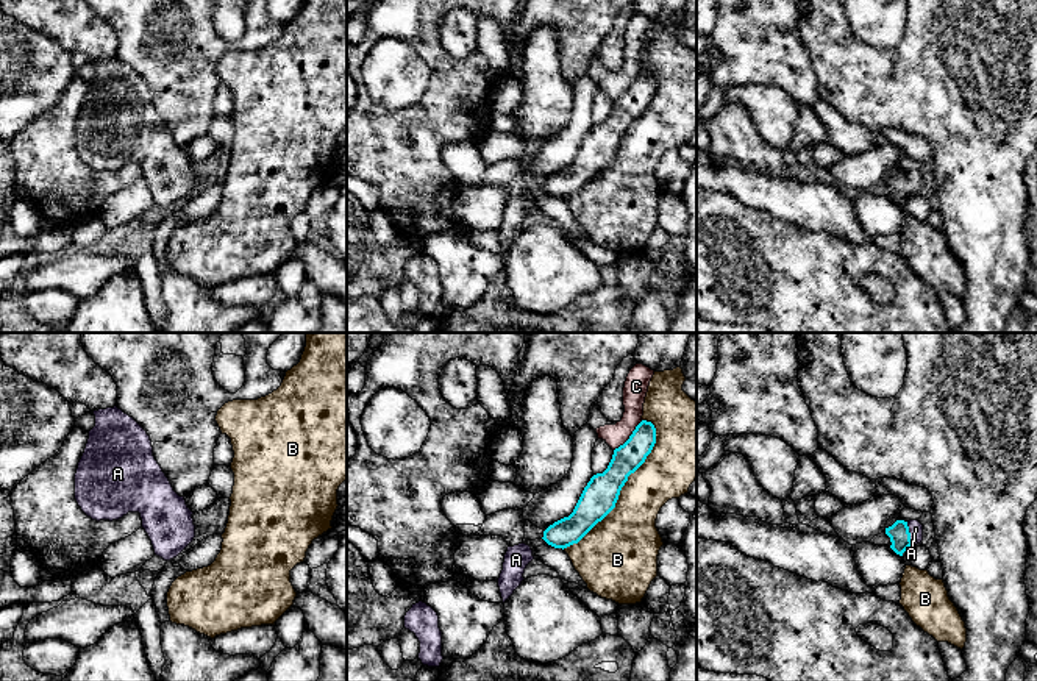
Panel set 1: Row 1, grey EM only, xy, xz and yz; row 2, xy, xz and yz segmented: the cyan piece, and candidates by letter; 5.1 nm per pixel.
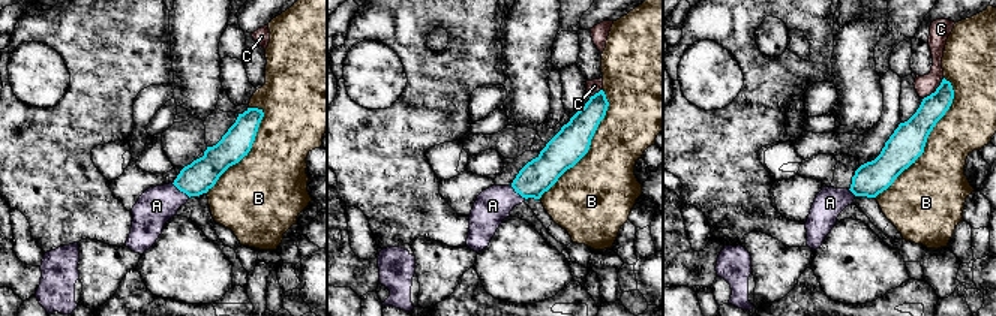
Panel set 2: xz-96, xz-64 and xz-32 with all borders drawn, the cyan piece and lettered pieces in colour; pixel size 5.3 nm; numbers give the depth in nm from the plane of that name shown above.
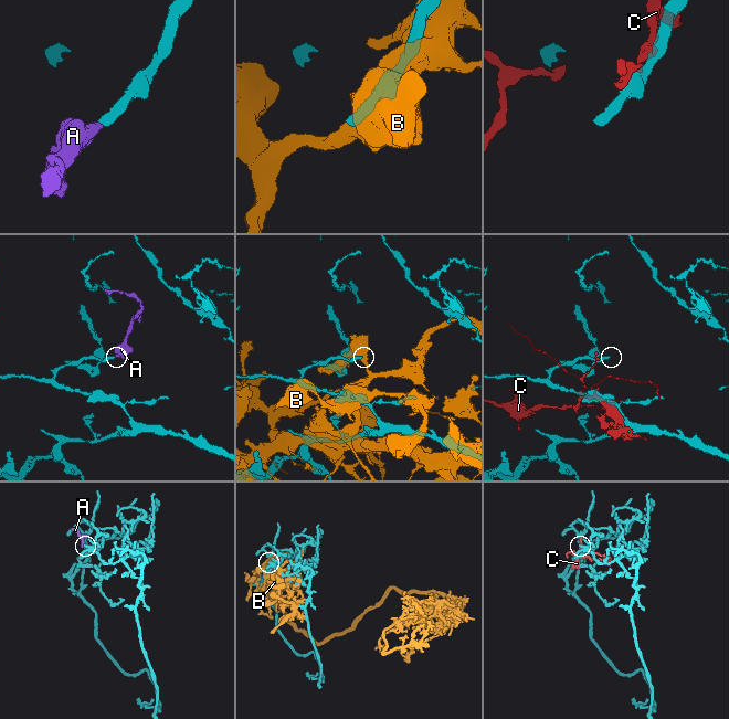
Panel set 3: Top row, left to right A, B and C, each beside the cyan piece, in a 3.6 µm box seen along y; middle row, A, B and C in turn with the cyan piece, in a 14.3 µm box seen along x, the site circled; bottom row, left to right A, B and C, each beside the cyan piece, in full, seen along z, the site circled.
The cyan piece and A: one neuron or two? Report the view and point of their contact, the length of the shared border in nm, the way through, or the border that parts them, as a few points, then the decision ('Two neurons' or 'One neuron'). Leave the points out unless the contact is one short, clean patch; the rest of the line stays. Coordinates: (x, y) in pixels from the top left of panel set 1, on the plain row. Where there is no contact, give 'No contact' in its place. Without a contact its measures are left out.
Touches cyan at yz (909, 183). Shared border 120 nm. Path across: yz (898, 183), (909, 183), (915, 178). One neuron

